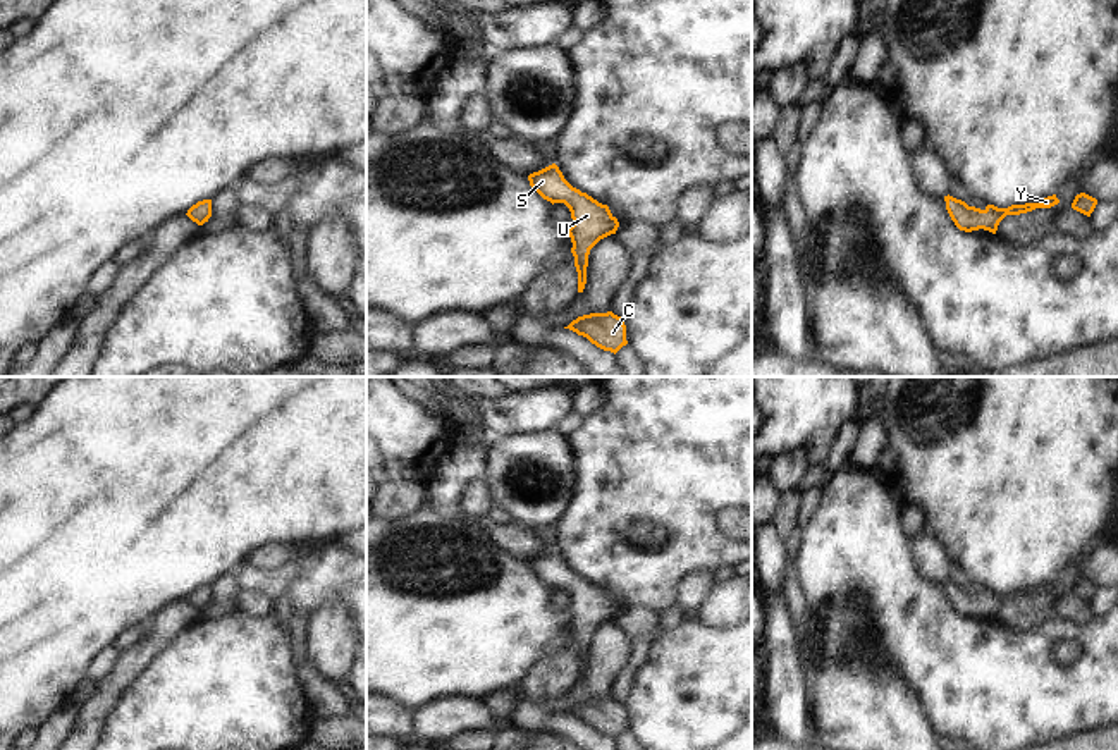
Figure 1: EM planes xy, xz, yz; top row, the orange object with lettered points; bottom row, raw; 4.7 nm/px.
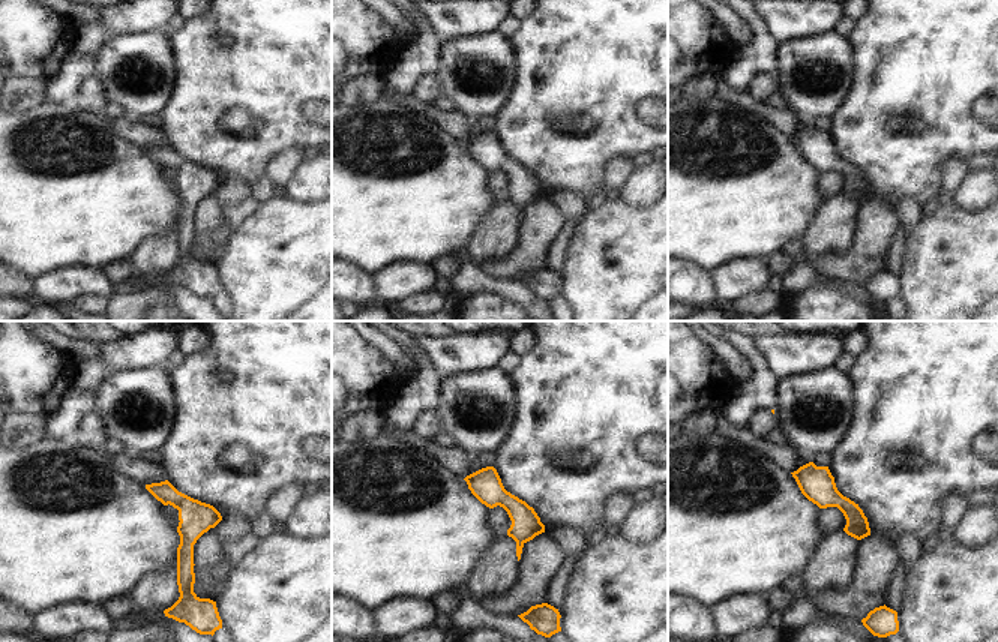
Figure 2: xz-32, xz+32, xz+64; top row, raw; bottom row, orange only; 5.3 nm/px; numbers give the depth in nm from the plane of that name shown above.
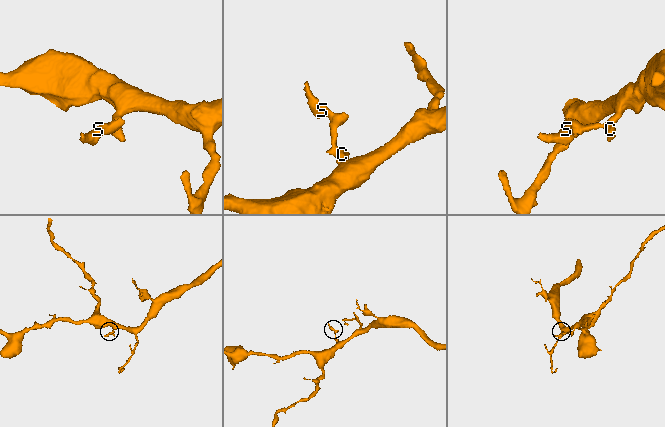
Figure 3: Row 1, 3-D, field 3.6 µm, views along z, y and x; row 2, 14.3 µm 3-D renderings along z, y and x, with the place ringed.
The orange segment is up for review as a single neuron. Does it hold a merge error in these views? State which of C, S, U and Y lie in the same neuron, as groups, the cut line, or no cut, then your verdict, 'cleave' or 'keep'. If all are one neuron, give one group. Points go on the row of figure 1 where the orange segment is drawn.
groups C S U Y; cut none; keep

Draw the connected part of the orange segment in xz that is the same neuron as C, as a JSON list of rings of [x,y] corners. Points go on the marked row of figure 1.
[[[612,311],[578,317],[564,329],[587,337],[597,347],[614,354],[628,344],[626,325],[623,318]]]

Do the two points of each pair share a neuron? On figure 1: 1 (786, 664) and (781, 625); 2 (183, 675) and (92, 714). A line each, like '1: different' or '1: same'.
1: same
2: different

